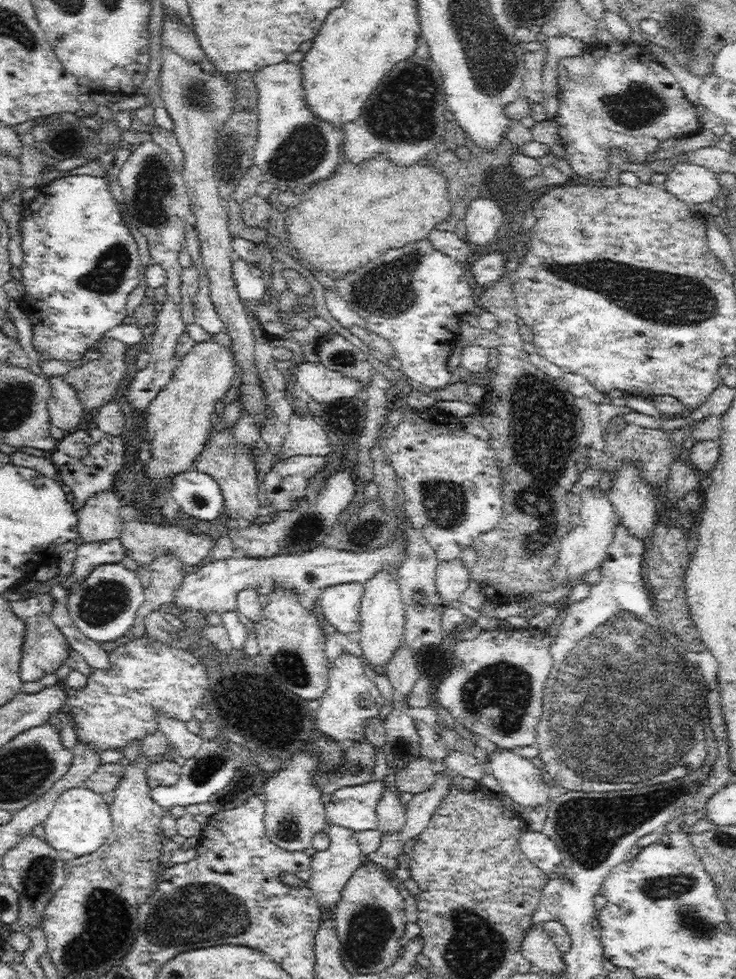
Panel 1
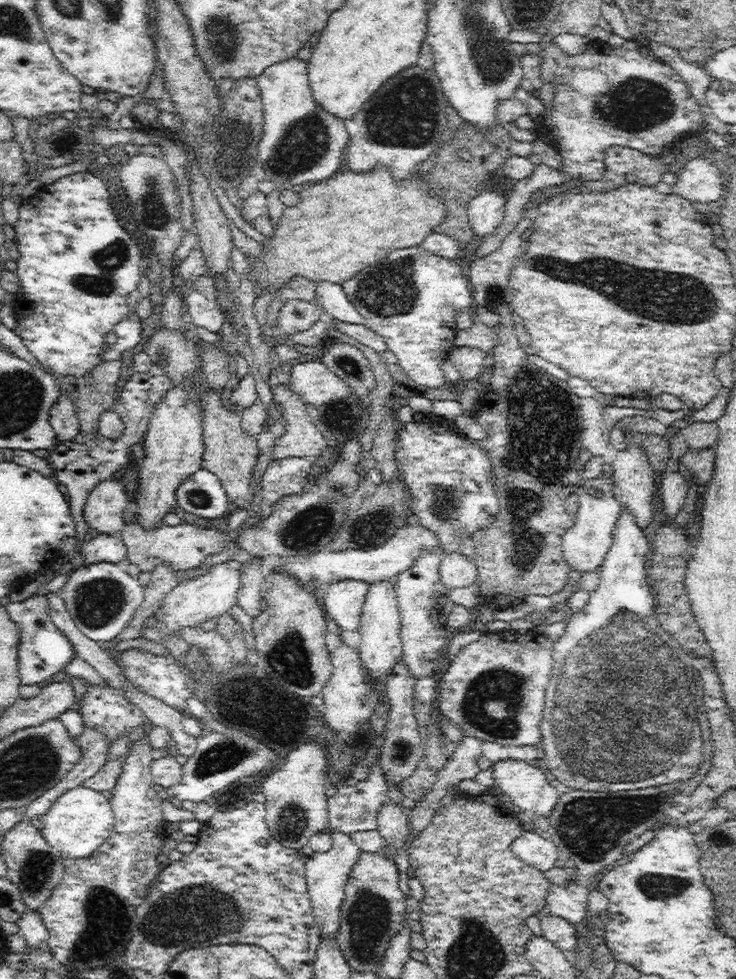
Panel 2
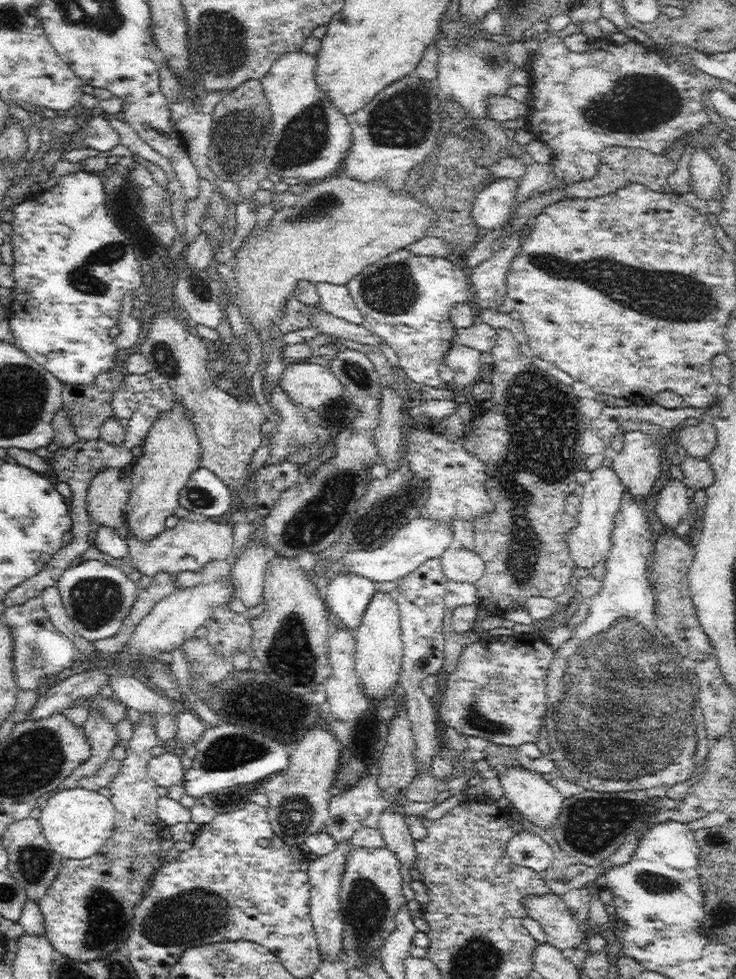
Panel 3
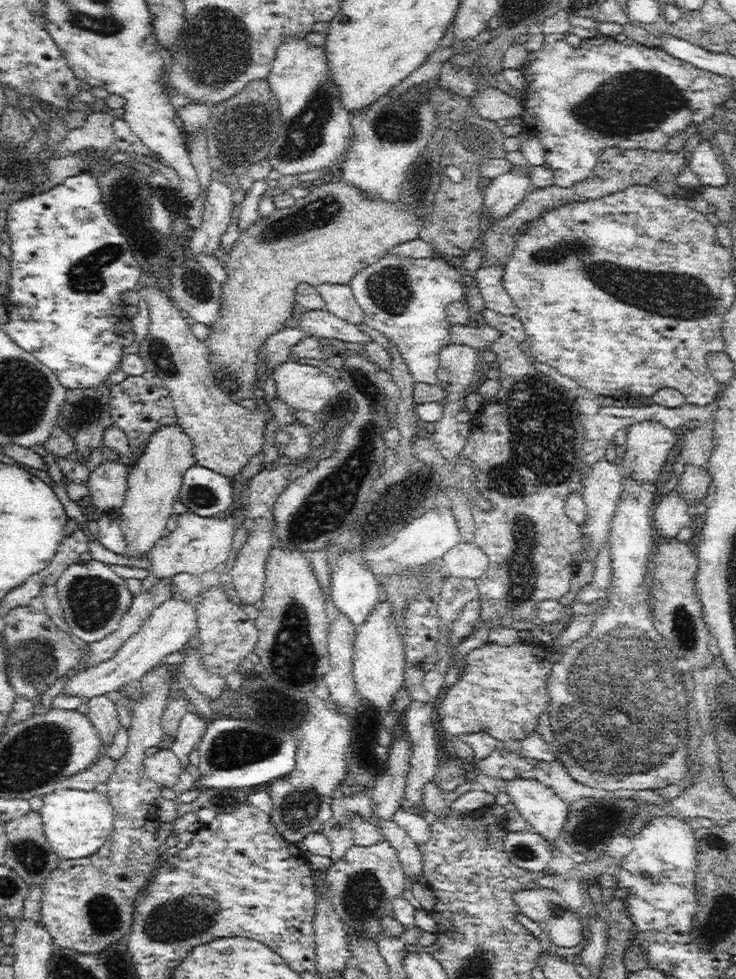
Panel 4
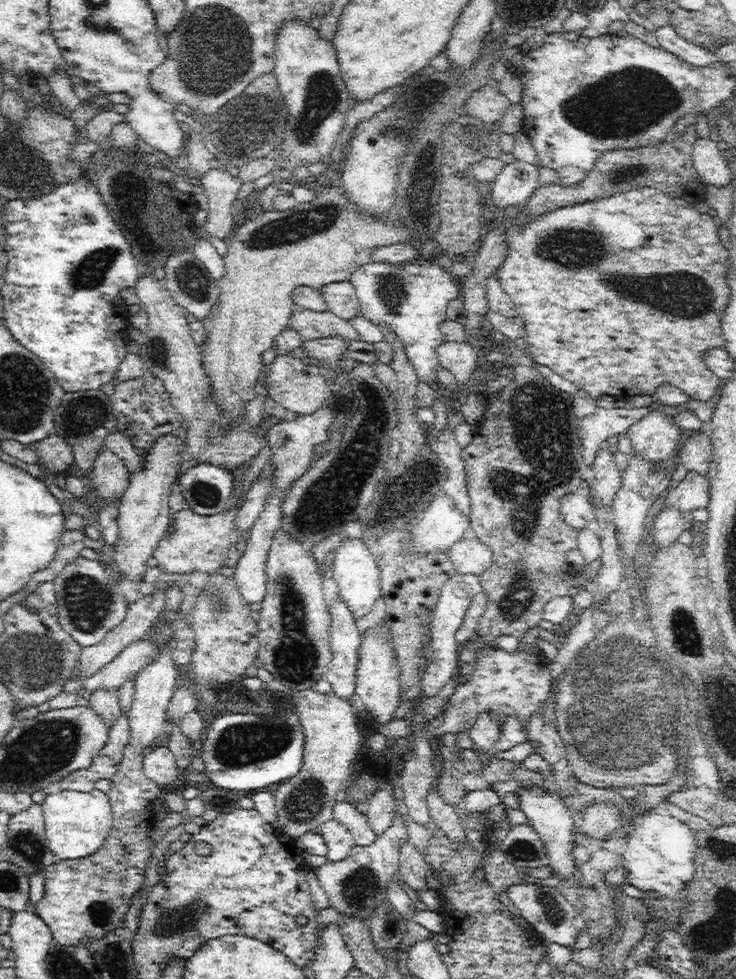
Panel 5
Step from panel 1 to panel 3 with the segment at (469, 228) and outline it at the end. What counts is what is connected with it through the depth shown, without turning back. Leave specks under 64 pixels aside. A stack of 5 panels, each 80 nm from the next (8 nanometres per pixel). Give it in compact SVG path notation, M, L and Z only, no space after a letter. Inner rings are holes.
M498 178L476 194L472 217L481 233L500 228L510 220L510 210L516 204L519 180Z

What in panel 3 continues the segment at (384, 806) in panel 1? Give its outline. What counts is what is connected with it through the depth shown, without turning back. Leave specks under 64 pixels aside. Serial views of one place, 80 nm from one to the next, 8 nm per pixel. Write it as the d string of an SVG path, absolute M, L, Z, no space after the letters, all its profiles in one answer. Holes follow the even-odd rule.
M384 810L380 814L378 830L382 833L385 846L409 870L414 869L416 849L414 837L405 823L404 814Z

